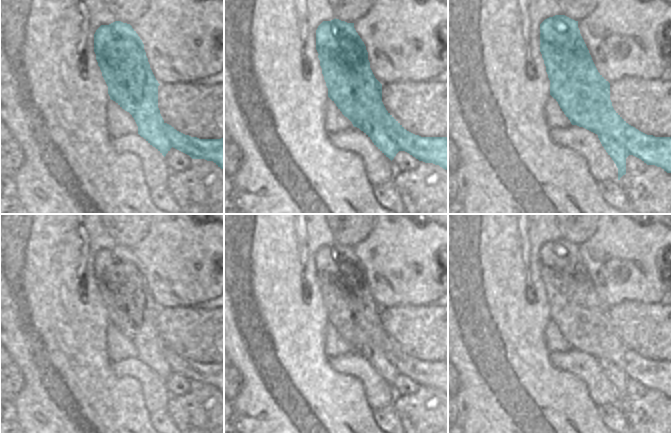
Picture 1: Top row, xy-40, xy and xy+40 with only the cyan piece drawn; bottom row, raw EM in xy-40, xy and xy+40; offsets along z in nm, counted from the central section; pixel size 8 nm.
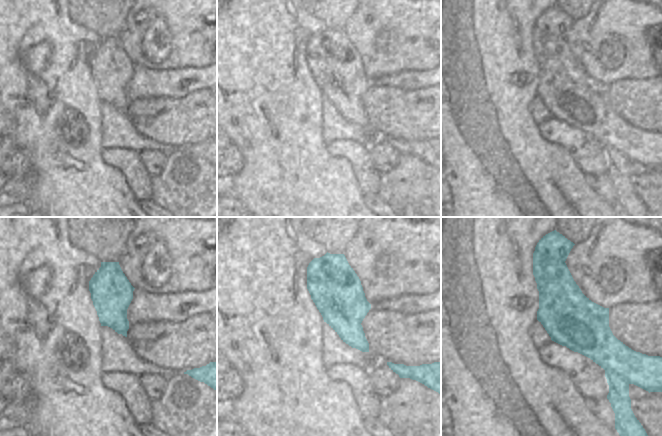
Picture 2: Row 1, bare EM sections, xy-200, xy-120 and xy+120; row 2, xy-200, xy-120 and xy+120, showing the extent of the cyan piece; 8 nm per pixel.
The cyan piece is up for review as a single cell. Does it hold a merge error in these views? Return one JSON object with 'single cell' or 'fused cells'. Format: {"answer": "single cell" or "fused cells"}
{"answer": "fused cells"}

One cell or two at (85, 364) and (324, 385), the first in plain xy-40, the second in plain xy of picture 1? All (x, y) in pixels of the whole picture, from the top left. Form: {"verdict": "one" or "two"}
{"verdict": "one"}

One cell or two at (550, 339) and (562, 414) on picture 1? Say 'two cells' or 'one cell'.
two cells

